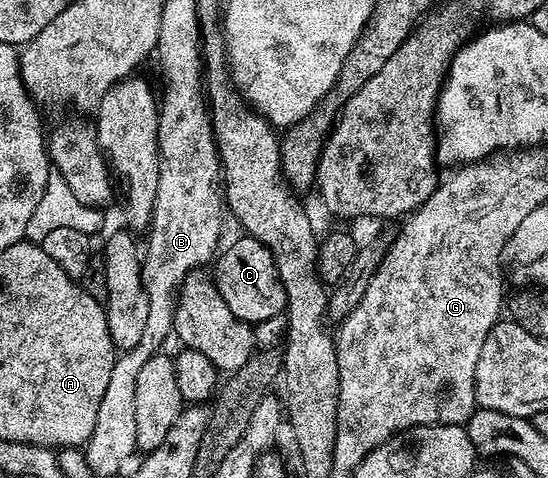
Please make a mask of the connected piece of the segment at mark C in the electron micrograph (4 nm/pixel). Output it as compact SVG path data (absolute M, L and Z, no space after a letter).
M248 236L240 237L229 247L226 245L215 262L215 281L223 300L227 300L227 308L231 308L237 321L250 324L285 314L286 296L272 253L259 240Z

